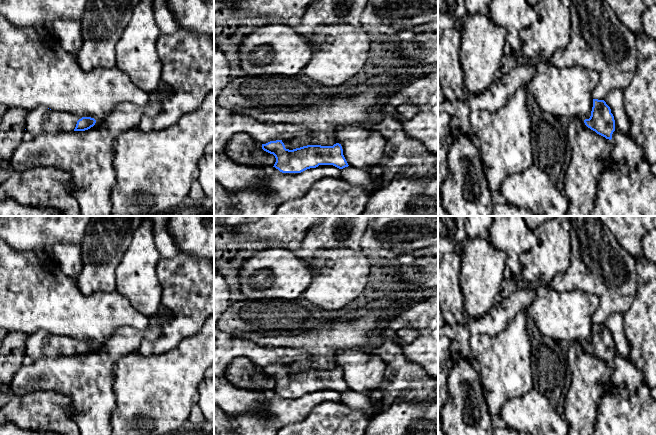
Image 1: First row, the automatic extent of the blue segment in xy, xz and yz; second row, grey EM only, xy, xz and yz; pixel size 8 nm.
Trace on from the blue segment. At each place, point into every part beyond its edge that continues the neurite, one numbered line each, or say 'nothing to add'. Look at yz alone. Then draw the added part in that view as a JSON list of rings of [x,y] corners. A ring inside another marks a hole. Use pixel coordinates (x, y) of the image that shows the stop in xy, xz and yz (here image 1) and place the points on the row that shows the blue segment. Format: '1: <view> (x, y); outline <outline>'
nothing to add

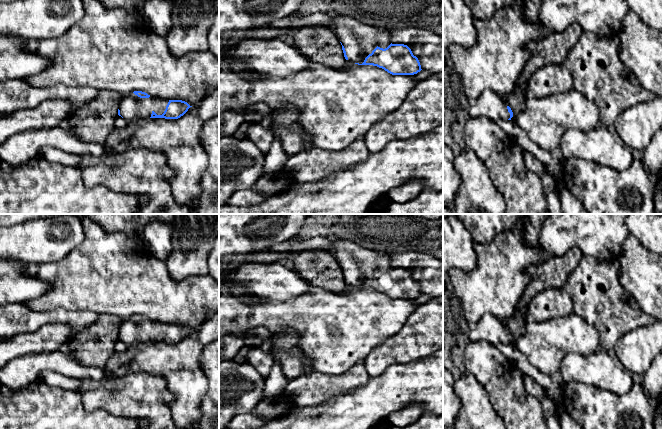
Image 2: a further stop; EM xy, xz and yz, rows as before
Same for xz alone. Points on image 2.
1: xz (359, 40); outline [[[347,15],[332,18],[330,28],[345,48],[350,63],[362,64],[378,46],[387,48],[391,44],[389,31],[364,24]]]

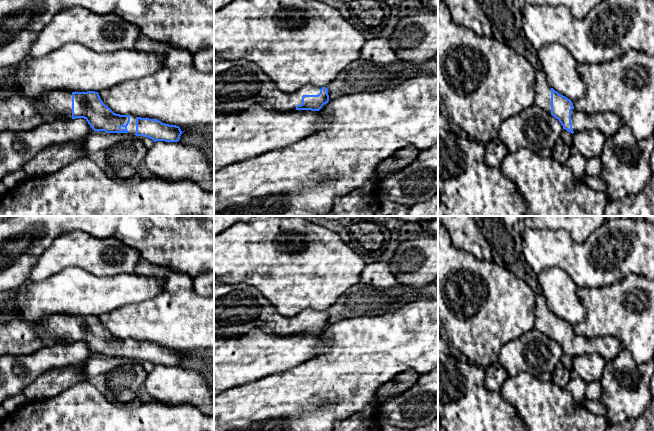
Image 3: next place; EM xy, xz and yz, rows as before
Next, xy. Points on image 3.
1: xy (131, 127); outline [[[130,115],[130,122],[127,126],[128,133],[135,134],[136,133],[136,117]]]

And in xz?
1: xz (242, 83); outline [[[214,56],[214,104],[230,103],[234,111],[241,112],[253,104],[278,112],[294,111],[302,104],[303,95],[318,95],[321,88],[304,86],[295,92],[283,92],[255,63],[244,58],[228,60]]]

